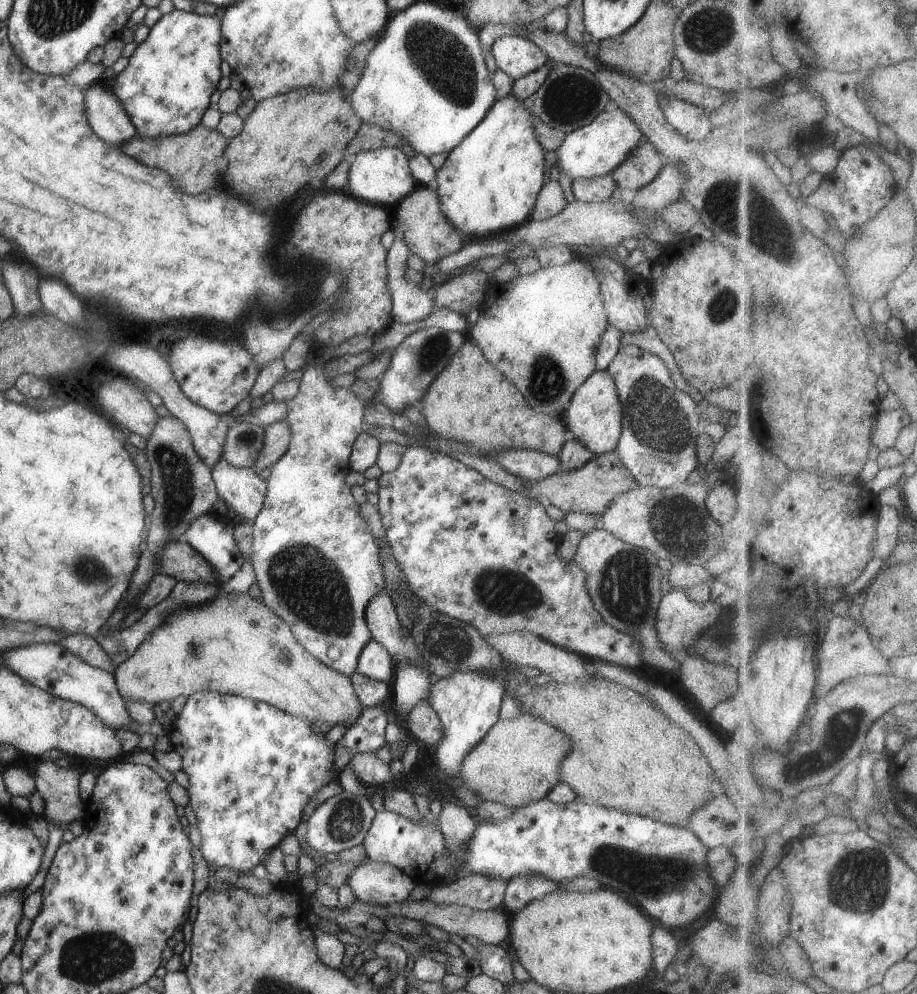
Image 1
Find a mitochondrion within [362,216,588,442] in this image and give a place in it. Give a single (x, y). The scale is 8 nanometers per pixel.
(547, 382)

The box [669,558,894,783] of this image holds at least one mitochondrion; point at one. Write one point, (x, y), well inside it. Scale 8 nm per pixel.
(720, 639)

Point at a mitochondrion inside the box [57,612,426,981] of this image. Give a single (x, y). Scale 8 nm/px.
(345, 823)

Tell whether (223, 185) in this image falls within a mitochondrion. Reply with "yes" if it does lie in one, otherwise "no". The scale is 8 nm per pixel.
no

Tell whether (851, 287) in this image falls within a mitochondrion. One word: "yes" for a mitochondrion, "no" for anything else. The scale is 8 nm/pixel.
no

